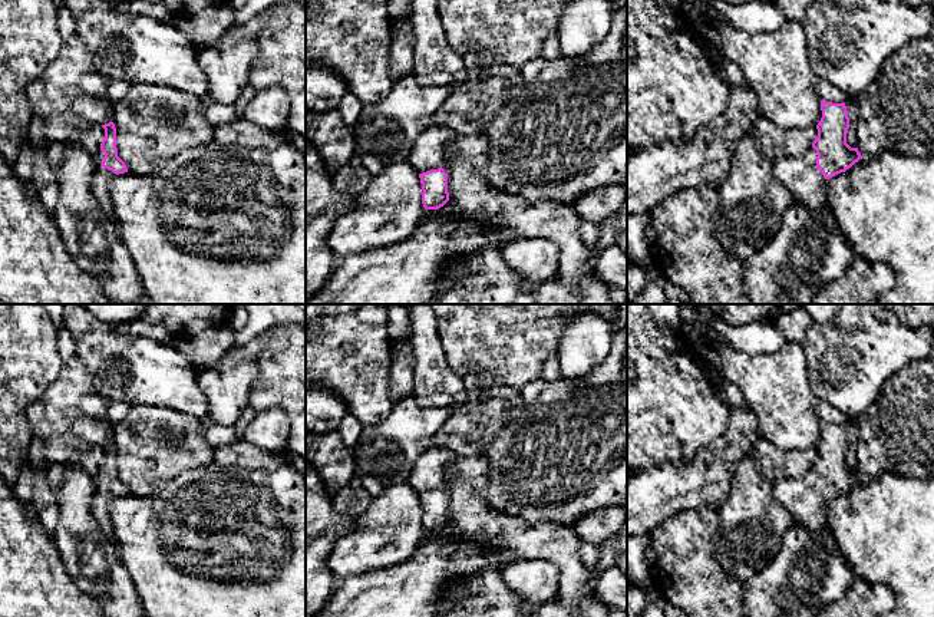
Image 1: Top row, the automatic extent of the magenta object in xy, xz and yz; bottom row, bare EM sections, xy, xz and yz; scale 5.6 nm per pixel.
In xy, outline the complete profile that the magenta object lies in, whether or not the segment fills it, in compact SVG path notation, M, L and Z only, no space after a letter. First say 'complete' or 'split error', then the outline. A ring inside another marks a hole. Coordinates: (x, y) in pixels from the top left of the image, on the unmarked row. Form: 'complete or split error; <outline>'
split error; M113 443L102 446L105 459L100 472L95 476L96 491L92 499L92 512L105 532L113 537L113 525L108 505L112 498L128 494L125 484L118 478L116 449Z

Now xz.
split error; M429 448L415 463L407 484L419 495L425 531L438 531L449 522L448 495L443 491L446 465L456 455L446 449Z

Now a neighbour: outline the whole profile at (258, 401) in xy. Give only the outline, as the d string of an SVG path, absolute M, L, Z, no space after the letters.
M306 324L273 326L212 363L188 360L197 372L255 360L258 373L250 393L257 413L274 408L288 416L287 449L306 461Z

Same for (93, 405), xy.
M99 395L85 396L80 402L80 410L89 418L103 418L108 410L108 400Z

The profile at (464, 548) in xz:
M461 540L455 545L455 558L465 558L471 555L478 555L481 552L478 542Z

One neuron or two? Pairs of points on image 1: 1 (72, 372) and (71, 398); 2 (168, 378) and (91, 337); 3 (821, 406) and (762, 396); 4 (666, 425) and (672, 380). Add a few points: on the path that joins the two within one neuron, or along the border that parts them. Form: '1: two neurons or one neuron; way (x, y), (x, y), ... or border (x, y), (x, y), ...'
1: one neuron; way (72, 378), (71, 392)
2: one neuron; way (149, 373), (144, 372), (121, 350), (109, 350)
3: two neurons; border (814, 399), (814, 413), (821, 421)
4: one neuron; way (666, 413), (666, 392)

